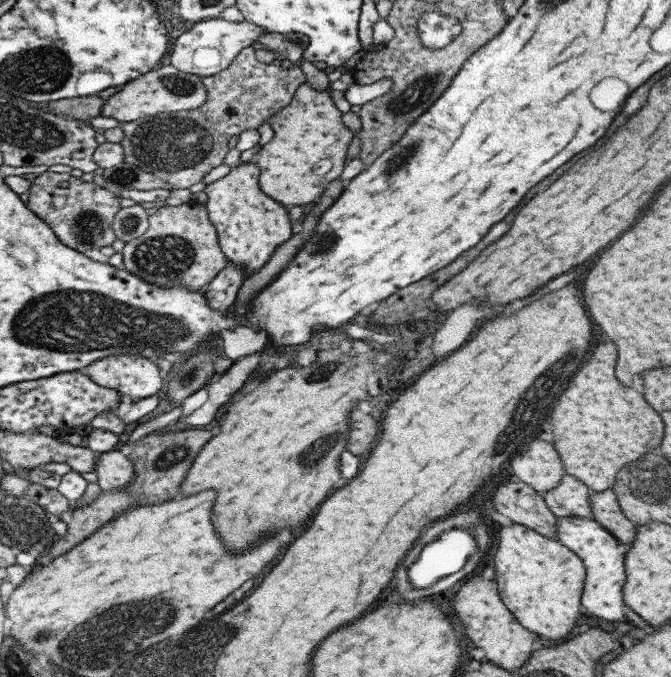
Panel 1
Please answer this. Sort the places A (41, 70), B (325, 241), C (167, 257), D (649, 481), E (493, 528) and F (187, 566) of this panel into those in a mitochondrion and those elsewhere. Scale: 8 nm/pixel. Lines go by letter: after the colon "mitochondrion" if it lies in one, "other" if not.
A: mitochondrion
B: mitochondrion
C: mitochondrion
D: mitochondrion
E: other
F: other

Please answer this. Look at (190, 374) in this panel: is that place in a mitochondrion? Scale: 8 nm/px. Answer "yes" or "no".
yes

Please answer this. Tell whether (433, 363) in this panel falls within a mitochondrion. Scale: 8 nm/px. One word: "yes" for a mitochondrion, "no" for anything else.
no

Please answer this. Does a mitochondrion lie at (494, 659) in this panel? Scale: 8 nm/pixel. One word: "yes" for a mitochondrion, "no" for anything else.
no

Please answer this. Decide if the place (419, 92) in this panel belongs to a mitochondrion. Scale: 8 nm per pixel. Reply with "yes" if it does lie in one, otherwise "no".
yes

